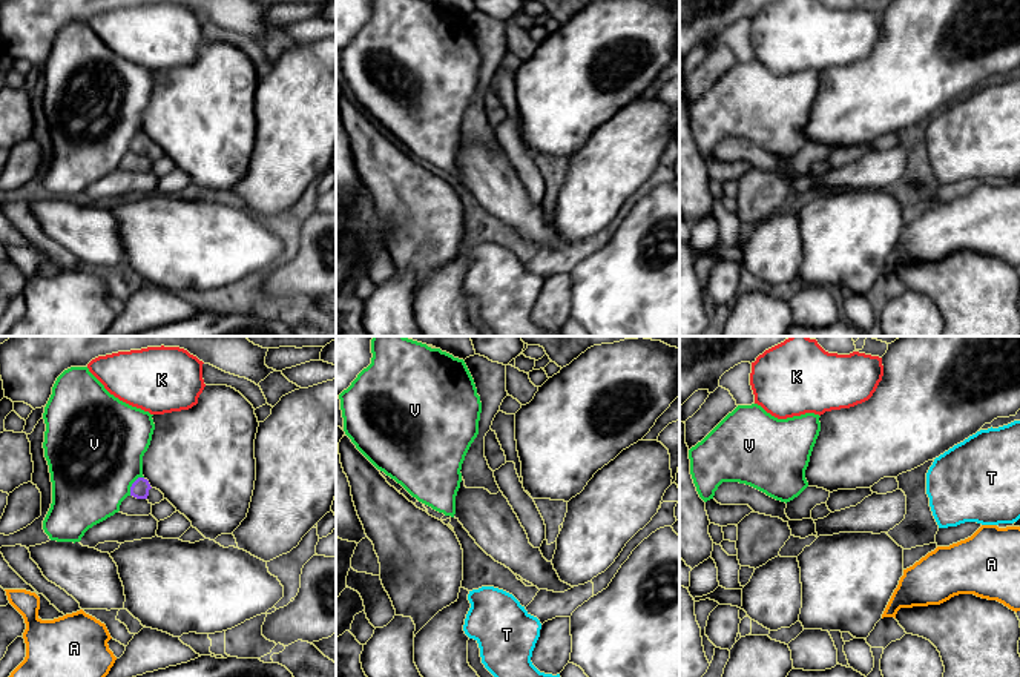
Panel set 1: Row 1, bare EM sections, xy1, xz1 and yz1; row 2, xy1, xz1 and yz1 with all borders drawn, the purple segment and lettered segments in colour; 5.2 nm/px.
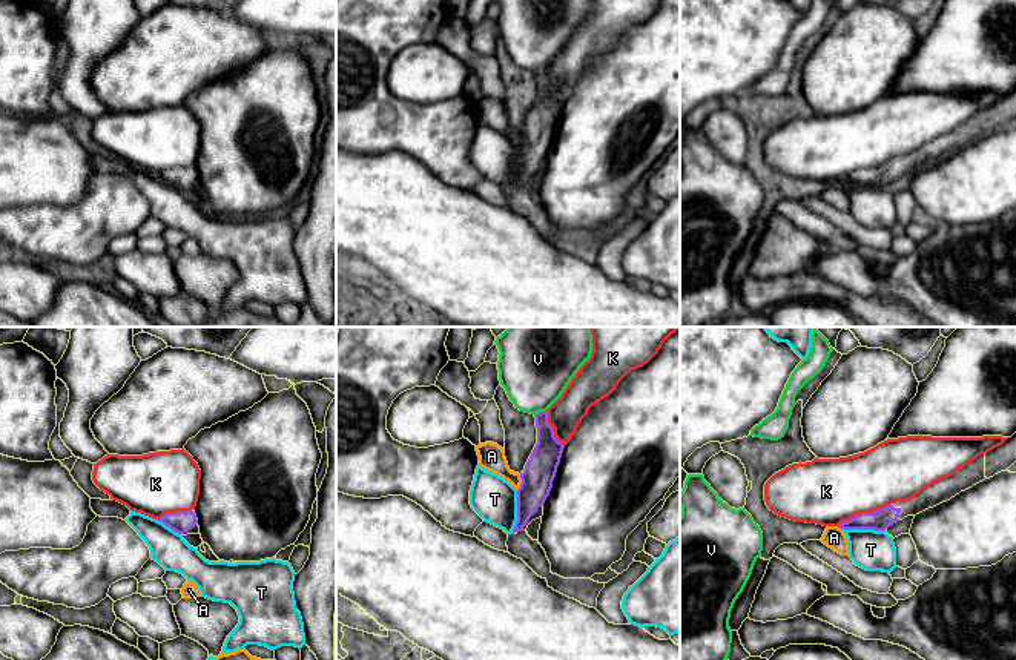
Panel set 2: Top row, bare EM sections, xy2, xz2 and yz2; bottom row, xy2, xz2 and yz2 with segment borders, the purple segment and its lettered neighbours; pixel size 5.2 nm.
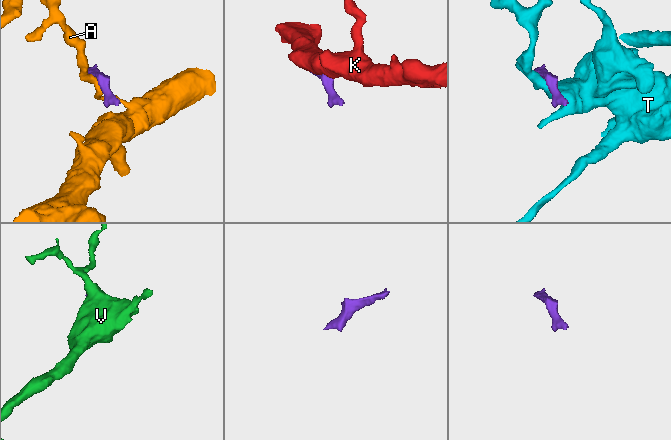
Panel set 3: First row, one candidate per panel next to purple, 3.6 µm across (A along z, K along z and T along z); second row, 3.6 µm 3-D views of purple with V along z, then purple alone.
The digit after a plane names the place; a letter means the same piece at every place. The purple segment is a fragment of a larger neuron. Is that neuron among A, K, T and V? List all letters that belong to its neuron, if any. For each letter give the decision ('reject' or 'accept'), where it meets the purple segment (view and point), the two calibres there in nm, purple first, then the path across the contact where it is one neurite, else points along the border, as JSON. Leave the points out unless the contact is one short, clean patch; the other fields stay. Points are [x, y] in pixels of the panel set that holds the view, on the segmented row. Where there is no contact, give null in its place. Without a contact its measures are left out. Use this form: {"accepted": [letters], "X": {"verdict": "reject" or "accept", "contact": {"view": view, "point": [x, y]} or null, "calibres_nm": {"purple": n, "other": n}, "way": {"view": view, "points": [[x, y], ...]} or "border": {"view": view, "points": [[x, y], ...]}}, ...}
{"accepted": [], "A": {"verdict": "reject", "contact": {"view": "xz2", "point": [522, 482]}, "calibres_nm": {"purple": 160, "other": 140}, "border": {"view": "xz2", "points": [[521, 475], [521, 487], [517, 490]]}}, "K": {"verdict": "reject", "contact": {"view": "yz2", "point": [863, 513]}, "calibres_nm": {"purple": 110, "other": 360}}, "T": {"verdict": "reject", "contact": {"view": "xz2", "point": [517, 511]}, "calibres_nm": {"purple": 160, "other": 240}, "border": {"view": "xz2", "points": [[517, 490], [517, 521], [511, 533]]}}, "V": {"verdict": "reject", "contact": {"view": "xy1", "point": [132, 484]}, "calibres_nm": {"purple": 100, "other": 500}}}

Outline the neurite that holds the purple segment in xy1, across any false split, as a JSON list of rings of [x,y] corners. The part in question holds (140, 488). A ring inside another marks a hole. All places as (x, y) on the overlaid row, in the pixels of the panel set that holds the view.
[[[138,477],[132,484],[130,496],[133,496],[137,499],[147,499],[149,504],[152,504],[152,505],[160,504],[161,500],[164,500],[164,494],[160,490],[152,488],[149,481],[144,479],[144,477]]]

